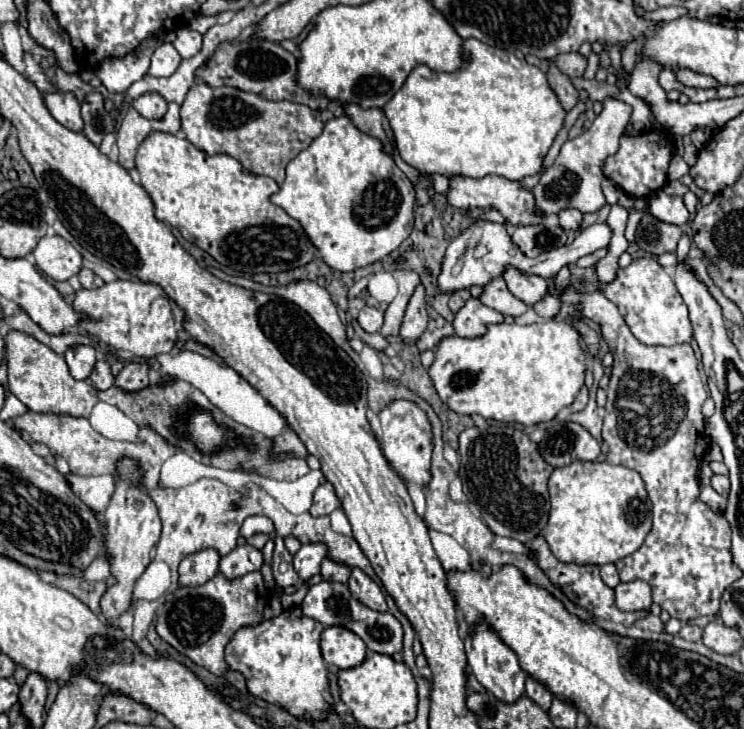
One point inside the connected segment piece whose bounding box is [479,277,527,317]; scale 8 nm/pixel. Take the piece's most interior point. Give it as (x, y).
(496, 295)

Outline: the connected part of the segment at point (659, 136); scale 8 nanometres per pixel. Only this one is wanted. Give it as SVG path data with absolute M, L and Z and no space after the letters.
M649 131L643 135L623 133L619 151L605 159L603 175L611 179L629 197L651 197L667 183L667 165L671 161L671 141L665 131Z

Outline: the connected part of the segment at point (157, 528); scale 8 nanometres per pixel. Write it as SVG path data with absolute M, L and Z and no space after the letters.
M121 459L117 465L117 479L115 479L115 493L111 497L111 503L105 511L107 517L107 537L105 537L105 551L107 561L111 569L111 577L115 579L113 585L107 585L107 591L101 597L101 613L105 621L117 619L123 613L129 611L133 605L133 589L137 579L143 575L147 565L151 563L151 549L159 541L161 535L161 521L157 515L157 507L153 501L139 489L133 489L131 485L141 481L141 469L131 459Z

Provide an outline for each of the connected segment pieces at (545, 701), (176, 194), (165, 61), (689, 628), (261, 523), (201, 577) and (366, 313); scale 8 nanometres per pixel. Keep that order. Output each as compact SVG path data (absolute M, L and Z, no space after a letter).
M529 677L527 679L527 697L533 701L533 703L537 703L541 709L549 709L551 707L551 701L553 701L553 695L551 695L551 691L543 685L543 683L539 683L539 681L535 681L533 677Z
M155 131L139 145L135 167L139 171L143 189L155 203L155 217L171 227L177 227L187 241L207 251L221 265L243 273L279 273L303 267L313 259L315 247L301 225L269 199L273 193L277 193L279 185L271 177L247 171L237 159L229 155L209 157L207 153L195 149L183 135Z
M163 43L161 47L155 49L153 57L151 57L151 65L149 65L149 75L153 77L169 77L175 73L175 69L181 63L181 55L177 53L177 49L171 43Z
M687 623L687 625L683 625L683 627L681 627L679 637L681 637L681 639L685 639L685 641L699 641L699 639L701 639L701 633L703 633L703 631L701 631L697 625Z
M259 515L249 517L241 527L241 535L247 539L247 537L251 537L255 533L265 533L265 535L273 533L273 523L267 517L259 517Z
M215 549L193 553L179 565L179 587L203 585L215 573L219 573L219 553Z
M363 307L357 315L357 323L361 325L361 329L365 329L367 333L377 333L383 325L383 311L375 309L375 307Z

